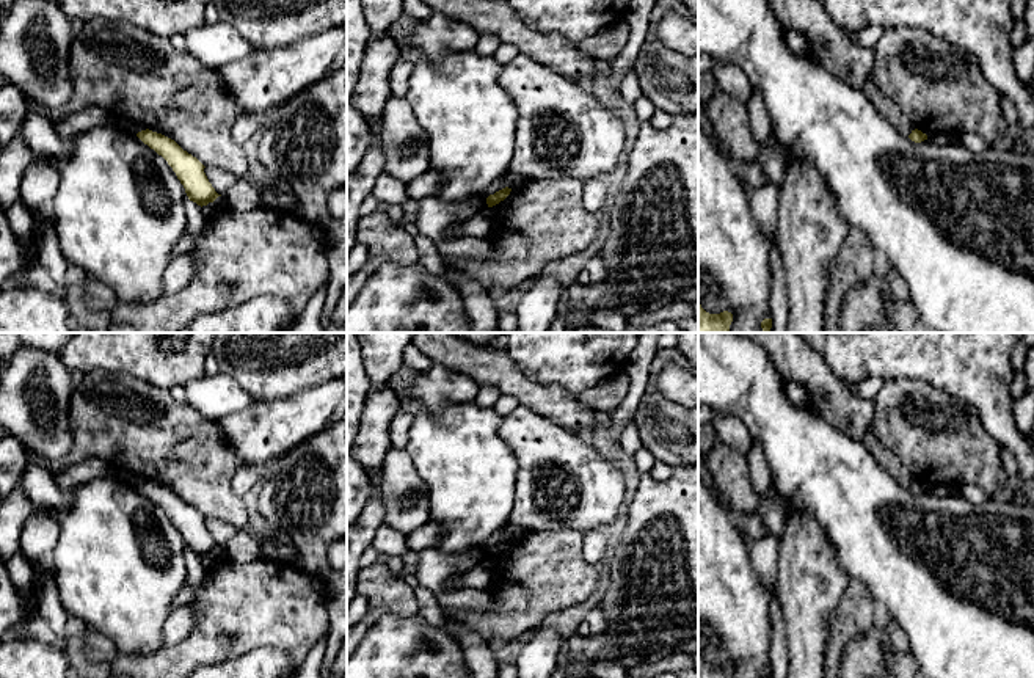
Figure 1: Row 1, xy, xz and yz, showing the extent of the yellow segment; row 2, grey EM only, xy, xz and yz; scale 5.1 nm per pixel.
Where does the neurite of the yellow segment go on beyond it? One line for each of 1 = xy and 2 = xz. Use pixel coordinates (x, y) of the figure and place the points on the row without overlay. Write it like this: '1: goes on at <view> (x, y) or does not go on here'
1: does not go on here
2: does not go on here

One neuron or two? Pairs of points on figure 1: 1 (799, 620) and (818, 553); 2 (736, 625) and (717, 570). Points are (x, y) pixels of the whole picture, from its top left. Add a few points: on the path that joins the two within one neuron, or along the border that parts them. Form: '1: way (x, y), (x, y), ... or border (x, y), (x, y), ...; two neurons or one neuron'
1: way (807, 603), (808, 570); one neuron
2: way (736, 611), (736, 606), (717, 584); one neuron

